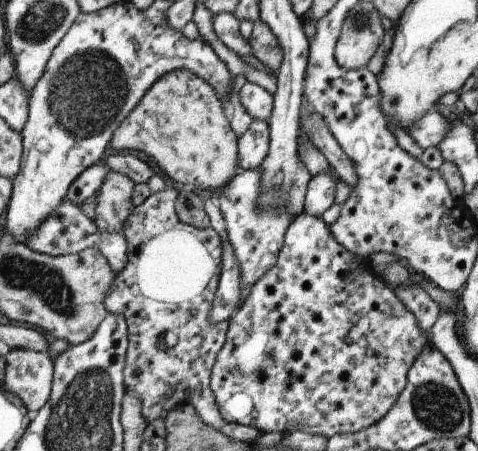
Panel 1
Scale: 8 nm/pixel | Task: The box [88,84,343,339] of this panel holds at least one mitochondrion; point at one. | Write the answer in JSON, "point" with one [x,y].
{"point":[186,203]}

